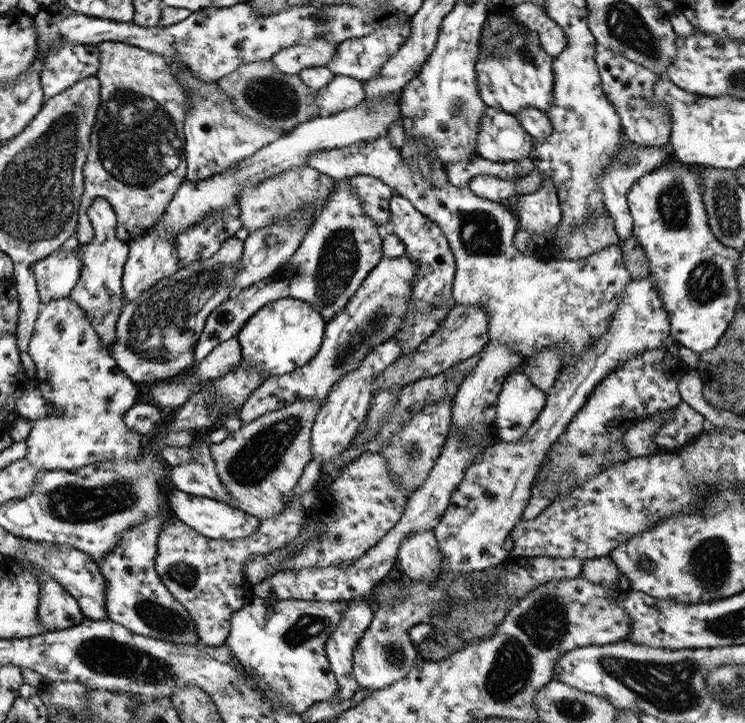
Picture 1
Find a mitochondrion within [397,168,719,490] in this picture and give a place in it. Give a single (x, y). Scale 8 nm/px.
(481, 235)

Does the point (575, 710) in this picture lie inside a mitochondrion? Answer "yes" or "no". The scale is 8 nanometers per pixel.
yes

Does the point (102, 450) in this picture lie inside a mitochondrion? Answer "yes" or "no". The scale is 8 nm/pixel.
no

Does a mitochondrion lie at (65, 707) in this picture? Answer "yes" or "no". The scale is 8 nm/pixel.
no

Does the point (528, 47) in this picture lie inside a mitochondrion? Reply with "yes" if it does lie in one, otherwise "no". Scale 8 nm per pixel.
yes

